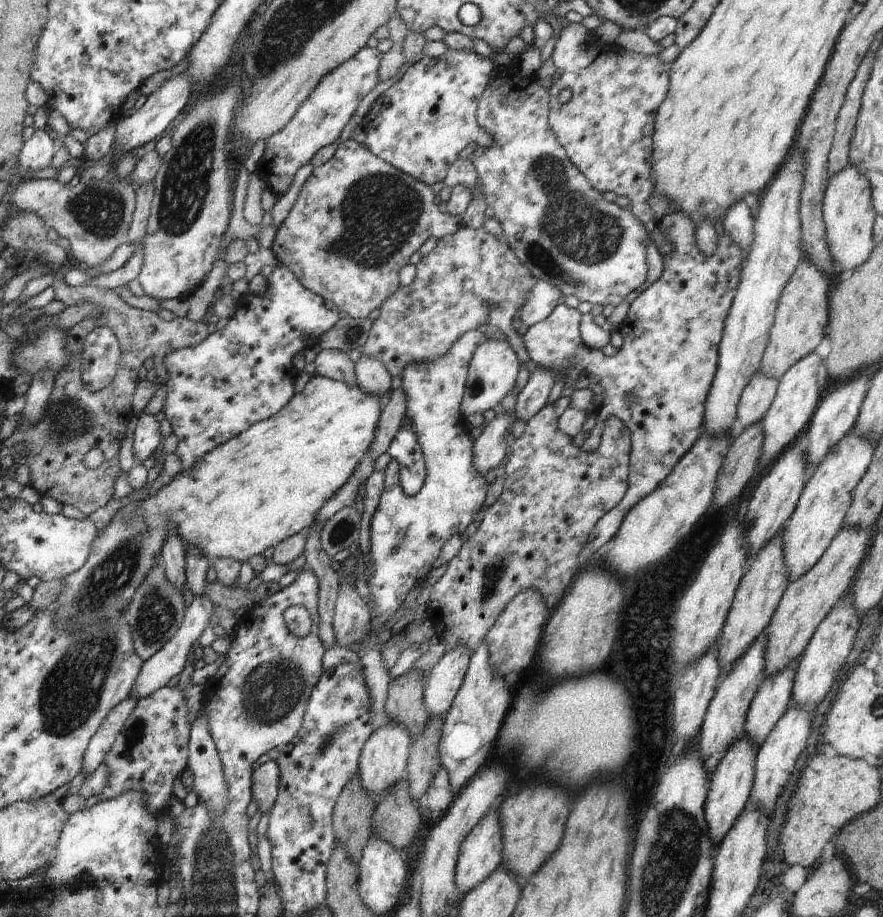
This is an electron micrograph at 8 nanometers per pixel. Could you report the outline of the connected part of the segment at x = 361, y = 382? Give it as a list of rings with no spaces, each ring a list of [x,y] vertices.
[[[361,354],[355,363],[355,376],[358,388],[370,396],[381,398],[392,389],[390,373],[376,358]]]

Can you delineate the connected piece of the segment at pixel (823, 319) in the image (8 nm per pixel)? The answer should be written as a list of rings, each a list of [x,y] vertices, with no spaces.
[[[806,256],[800,259],[799,266],[790,275],[778,299],[768,346],[759,367],[766,378],[779,380],[796,362],[812,354],[822,342],[829,324],[828,277]]]

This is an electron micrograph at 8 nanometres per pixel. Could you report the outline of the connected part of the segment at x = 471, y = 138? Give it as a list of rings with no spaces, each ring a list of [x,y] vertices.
[[[449,48],[438,57],[422,57],[407,69],[398,82],[383,92],[365,114],[361,122],[366,132],[363,145],[374,156],[418,182],[423,182],[429,187],[443,182],[450,165],[459,158],[460,152],[468,144],[477,144],[478,148],[490,148],[494,144],[492,136],[478,126],[476,111],[478,101],[495,71],[497,68],[493,65],[493,59],[484,58],[474,50]]]

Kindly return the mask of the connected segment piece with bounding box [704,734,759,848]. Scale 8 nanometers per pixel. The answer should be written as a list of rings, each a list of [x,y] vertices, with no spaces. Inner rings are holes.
[[[743,734],[740,740],[736,740],[726,752],[726,756],[720,761],[714,774],[711,774],[710,788],[704,803],[704,818],[708,825],[708,836],[714,848],[726,838],[725,834],[730,832],[743,808],[750,802],[750,790],[754,784],[754,768],[758,752],[759,748],[754,746],[754,742]]]

